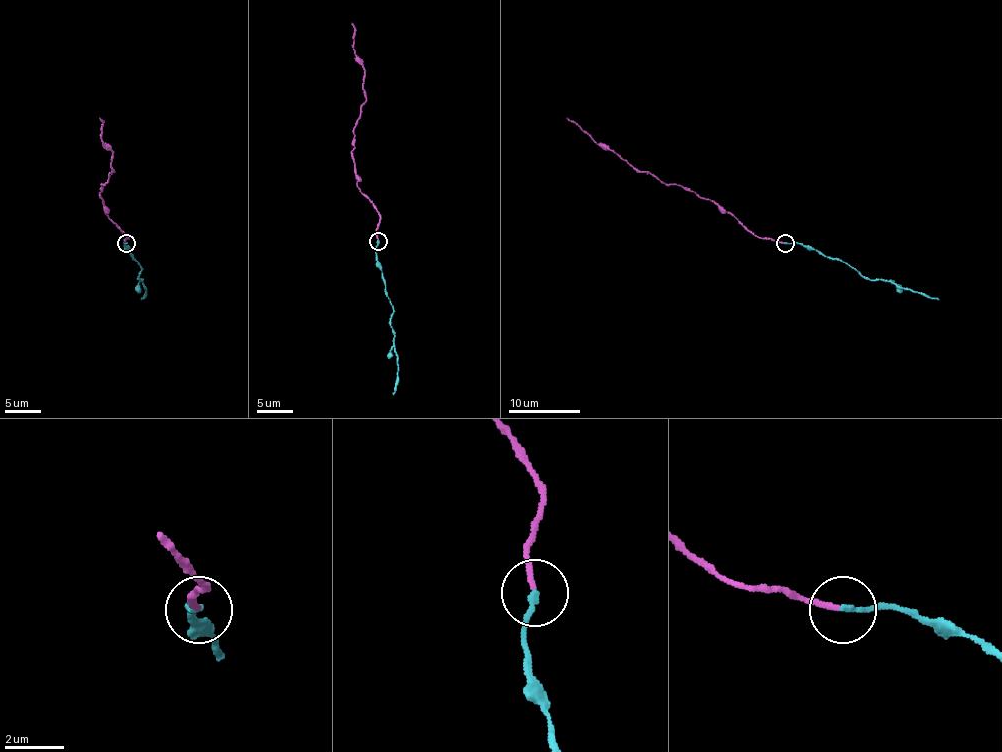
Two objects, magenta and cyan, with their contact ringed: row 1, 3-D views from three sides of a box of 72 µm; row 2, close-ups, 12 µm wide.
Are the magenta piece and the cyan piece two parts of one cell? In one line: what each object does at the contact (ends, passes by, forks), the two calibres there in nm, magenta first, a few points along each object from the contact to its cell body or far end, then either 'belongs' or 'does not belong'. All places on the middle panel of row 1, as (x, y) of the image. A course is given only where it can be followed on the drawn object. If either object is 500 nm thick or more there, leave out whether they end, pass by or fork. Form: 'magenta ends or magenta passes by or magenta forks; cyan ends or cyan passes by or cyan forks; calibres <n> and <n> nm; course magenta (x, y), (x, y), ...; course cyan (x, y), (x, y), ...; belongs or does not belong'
magenta ends; cyan ends; calibres 180 and 190 nm; course magenta (379, 240), (379, 213), (357, 187), (352, 155), (354, 126), (366, 94), (352, 23); course cyan (379, 240), (375, 251), (377, 261), (386, 283), (386, 295), (393, 308), (398, 381), (393, 395); does not belong

